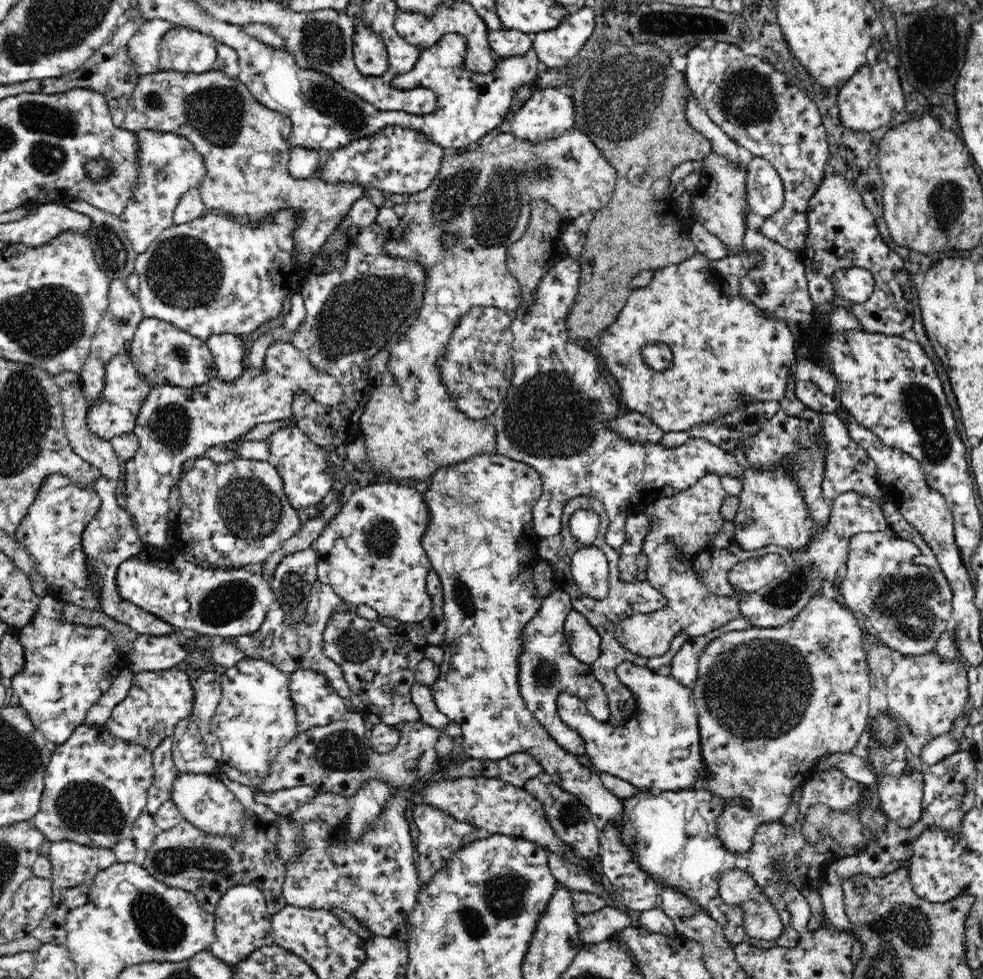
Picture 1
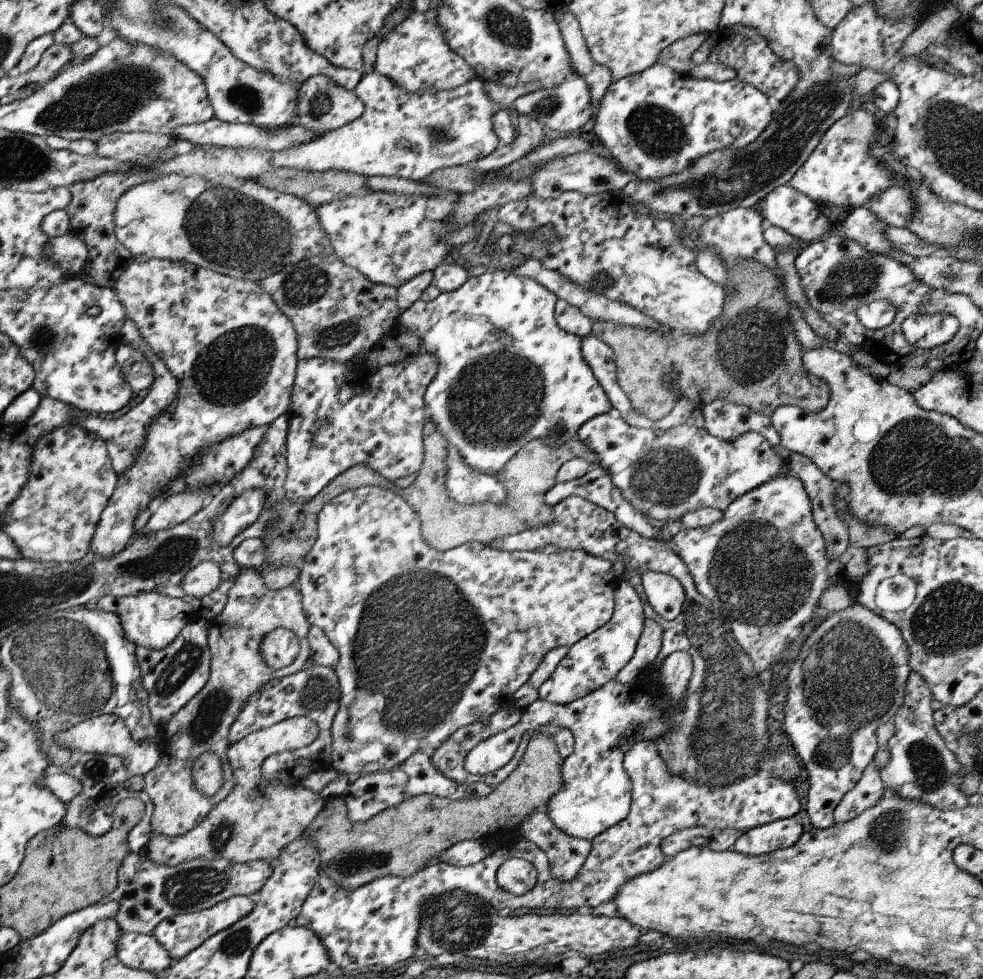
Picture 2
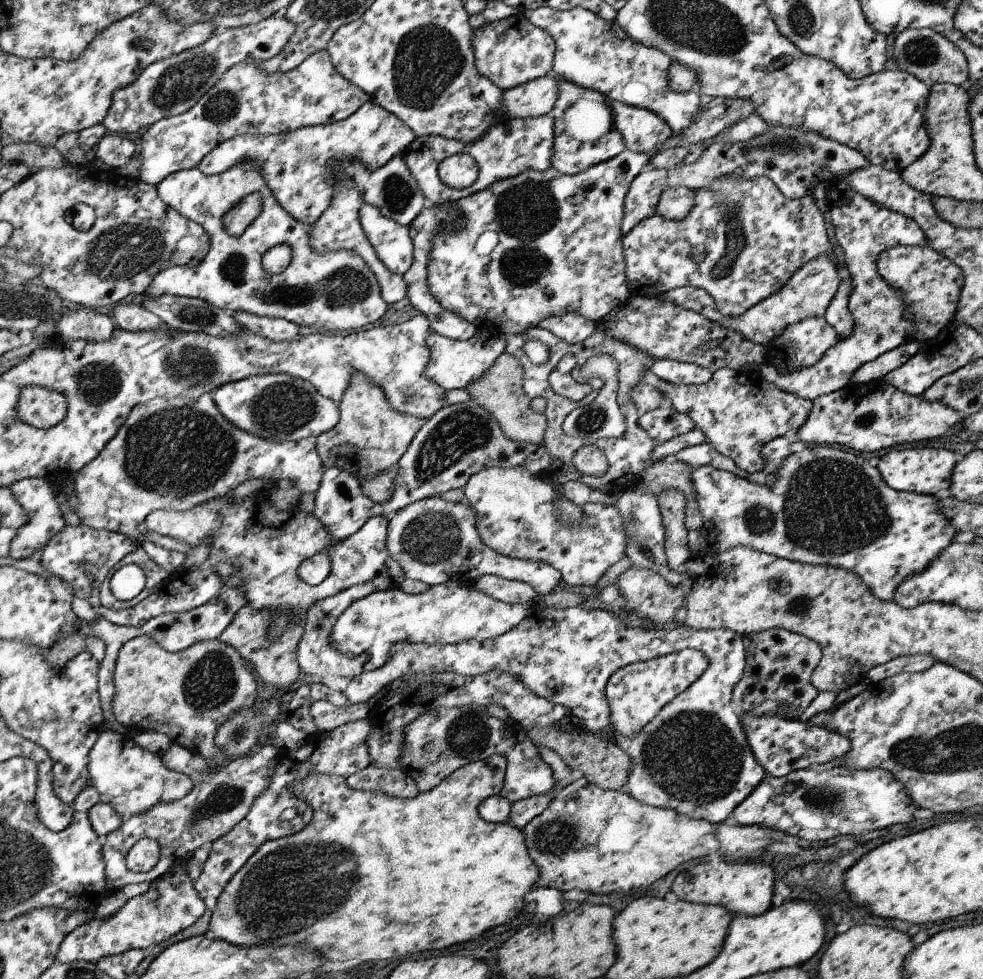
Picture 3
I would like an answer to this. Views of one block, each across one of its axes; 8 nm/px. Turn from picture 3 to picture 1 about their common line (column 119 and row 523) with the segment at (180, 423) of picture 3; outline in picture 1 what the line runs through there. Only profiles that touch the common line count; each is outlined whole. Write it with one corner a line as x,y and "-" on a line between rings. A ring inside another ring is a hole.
481,453
463,460
459,463
449,464
448,466
436,467
436,470
426,479
428,484
428,490
424,492
424,502
427,505
427,513
430,516
427,522
427,530
422,536
423,549
427,552
429,563
431,564
431,570
435,571
440,579
442,590
443,590
443,611
445,620
445,639
440,644
442,648
443,659
439,664
439,673
437,679
429,686
434,704
436,708
448,717
448,720
454,721
460,725
462,729
463,747
466,752
466,756
478,760
500,760
505,756
518,751
524,751
528,754
534,755
536,761
540,761
540,766
544,767
544,770
552,775
554,782
565,791
571,792
574,796
580,799
582,804
586,805
586,808
591,814
593,823
597,826
599,833
599,857
597,857
595,863
601,874
608,878
608,881
612,883
612,886
616,889
616,892
620,894
622,904
626,907
629,913
634,915
640,914
645,911
659,908
658,905
658,882
654,878
651,878
648,872
645,872
637,863
637,856
633,853
633,848
626,847
621,840
620,820
622,820
622,814
624,814
624,799
614,795
608,788
604,787
598,774
594,773
590,769
587,769
583,765
580,765
574,755
562,748
559,744
556,744
555,740
548,734
548,731
536,720
533,712
527,708
525,700
522,698
520,692
520,685
518,684
518,660
520,660
520,654
522,652
521,639
524,637
526,624
532,617
536,616
538,610
540,610
542,597
540,591
536,588
534,583
534,568
541,562
539,558
539,542
541,536
536,534
533,527
533,508
536,502
542,496
542,481
540,480
539,473
532,468
531,465
524,464
520,461
512,460
507,456
500,454

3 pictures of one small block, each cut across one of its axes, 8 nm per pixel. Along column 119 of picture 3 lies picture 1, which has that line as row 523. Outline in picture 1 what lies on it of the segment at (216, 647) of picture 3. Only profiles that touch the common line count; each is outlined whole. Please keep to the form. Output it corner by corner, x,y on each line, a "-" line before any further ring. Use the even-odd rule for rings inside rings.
709,472
699,479
695,486
688,488
685,492
672,497
662,497
652,499
648,504
641,507
641,512
649,520
648,530
645,532
641,550
648,557
648,567
645,571
649,585
661,592
667,598
667,606
644,616
636,614
630,620
622,620
616,624
616,637
623,647
640,657
660,657
670,646
679,639
681,634
688,634
691,638
704,637
706,634
718,634
722,632
722,626
728,622
742,618
740,611
740,601
744,596
758,592
764,586
769,585
777,577
785,572
786,562
782,555
768,553
756,558
747,556
742,562
732,566
727,574
729,588
733,591
731,595
715,595
710,593
705,585
705,573
712,564
711,556
714,549
712,538
722,530
724,517
720,513
720,508
727,498
721,476
716,472

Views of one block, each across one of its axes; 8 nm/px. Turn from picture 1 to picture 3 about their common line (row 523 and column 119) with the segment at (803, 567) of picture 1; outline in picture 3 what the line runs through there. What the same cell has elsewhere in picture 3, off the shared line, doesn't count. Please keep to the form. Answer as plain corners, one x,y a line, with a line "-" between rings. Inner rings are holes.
172,742
160,755
160,759
167,768
190,776
194,782
194,789
182,799
174,802
159,802
143,814
130,816
119,824
117,830
101,839
107,892
128,884
153,882
174,864
185,861
205,843
212,843
226,835
239,823
239,820
247,816
251,804
263,790
266,790
279,756
280,752
273,745
267,745
262,746
255,754
234,757
224,767
214,769
208,767
202,756
189,753
183,746
-
147,837
158,841
161,849
158,863
150,871
131,872
126,867
126,855
129,854
130,847
133,847
139,839

